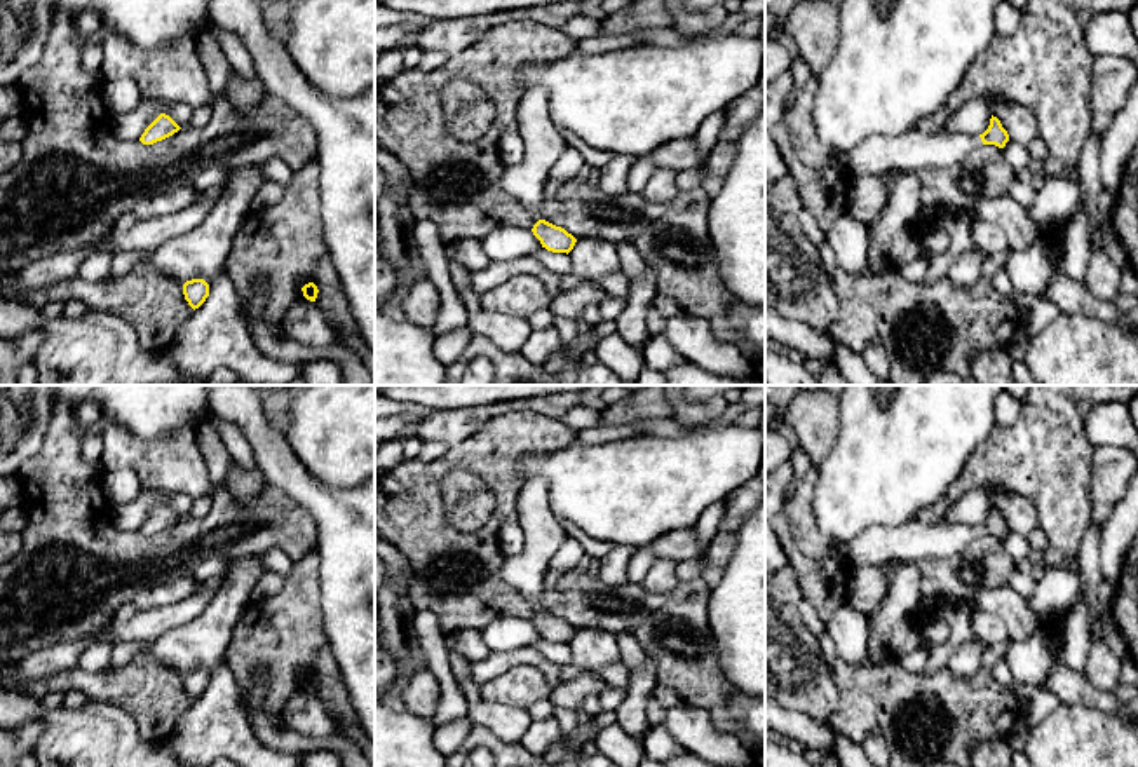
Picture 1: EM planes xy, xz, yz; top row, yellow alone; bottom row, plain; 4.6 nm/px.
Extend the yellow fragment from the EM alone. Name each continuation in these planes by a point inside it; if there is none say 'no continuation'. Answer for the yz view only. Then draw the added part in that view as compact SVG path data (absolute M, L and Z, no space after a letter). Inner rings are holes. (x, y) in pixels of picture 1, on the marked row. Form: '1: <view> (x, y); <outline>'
1: yz (914, 150); M913 127L898 136L873 134L845 153L845 174L854 178L882 174L887 169L920 173L927 167L955 166L981 145L979 134L945 129L924 132Z

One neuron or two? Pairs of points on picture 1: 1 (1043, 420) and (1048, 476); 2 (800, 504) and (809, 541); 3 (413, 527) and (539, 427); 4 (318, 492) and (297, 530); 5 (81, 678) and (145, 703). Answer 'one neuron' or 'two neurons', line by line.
1: one neuron
2: one neuron
3: one neuron
4: two neurons
5: one neuron

